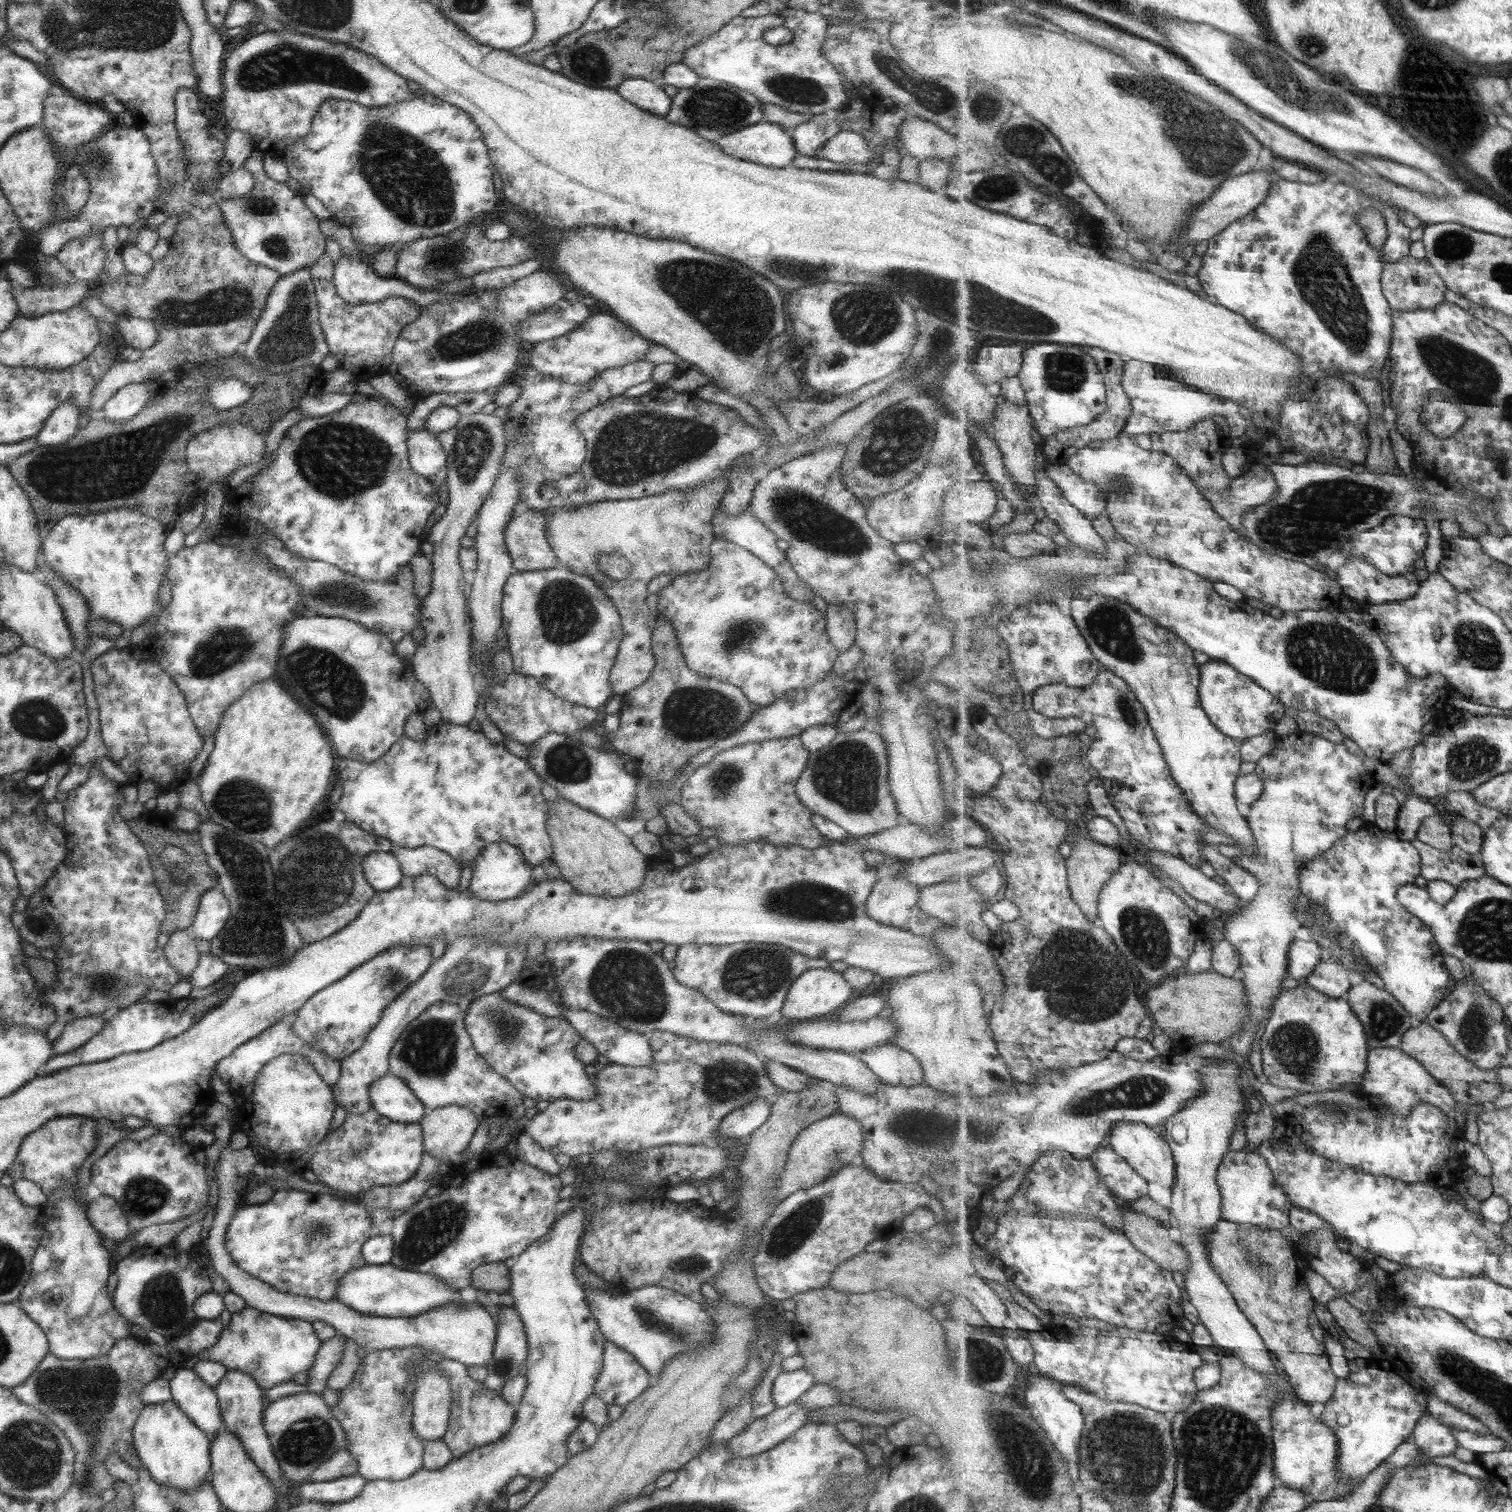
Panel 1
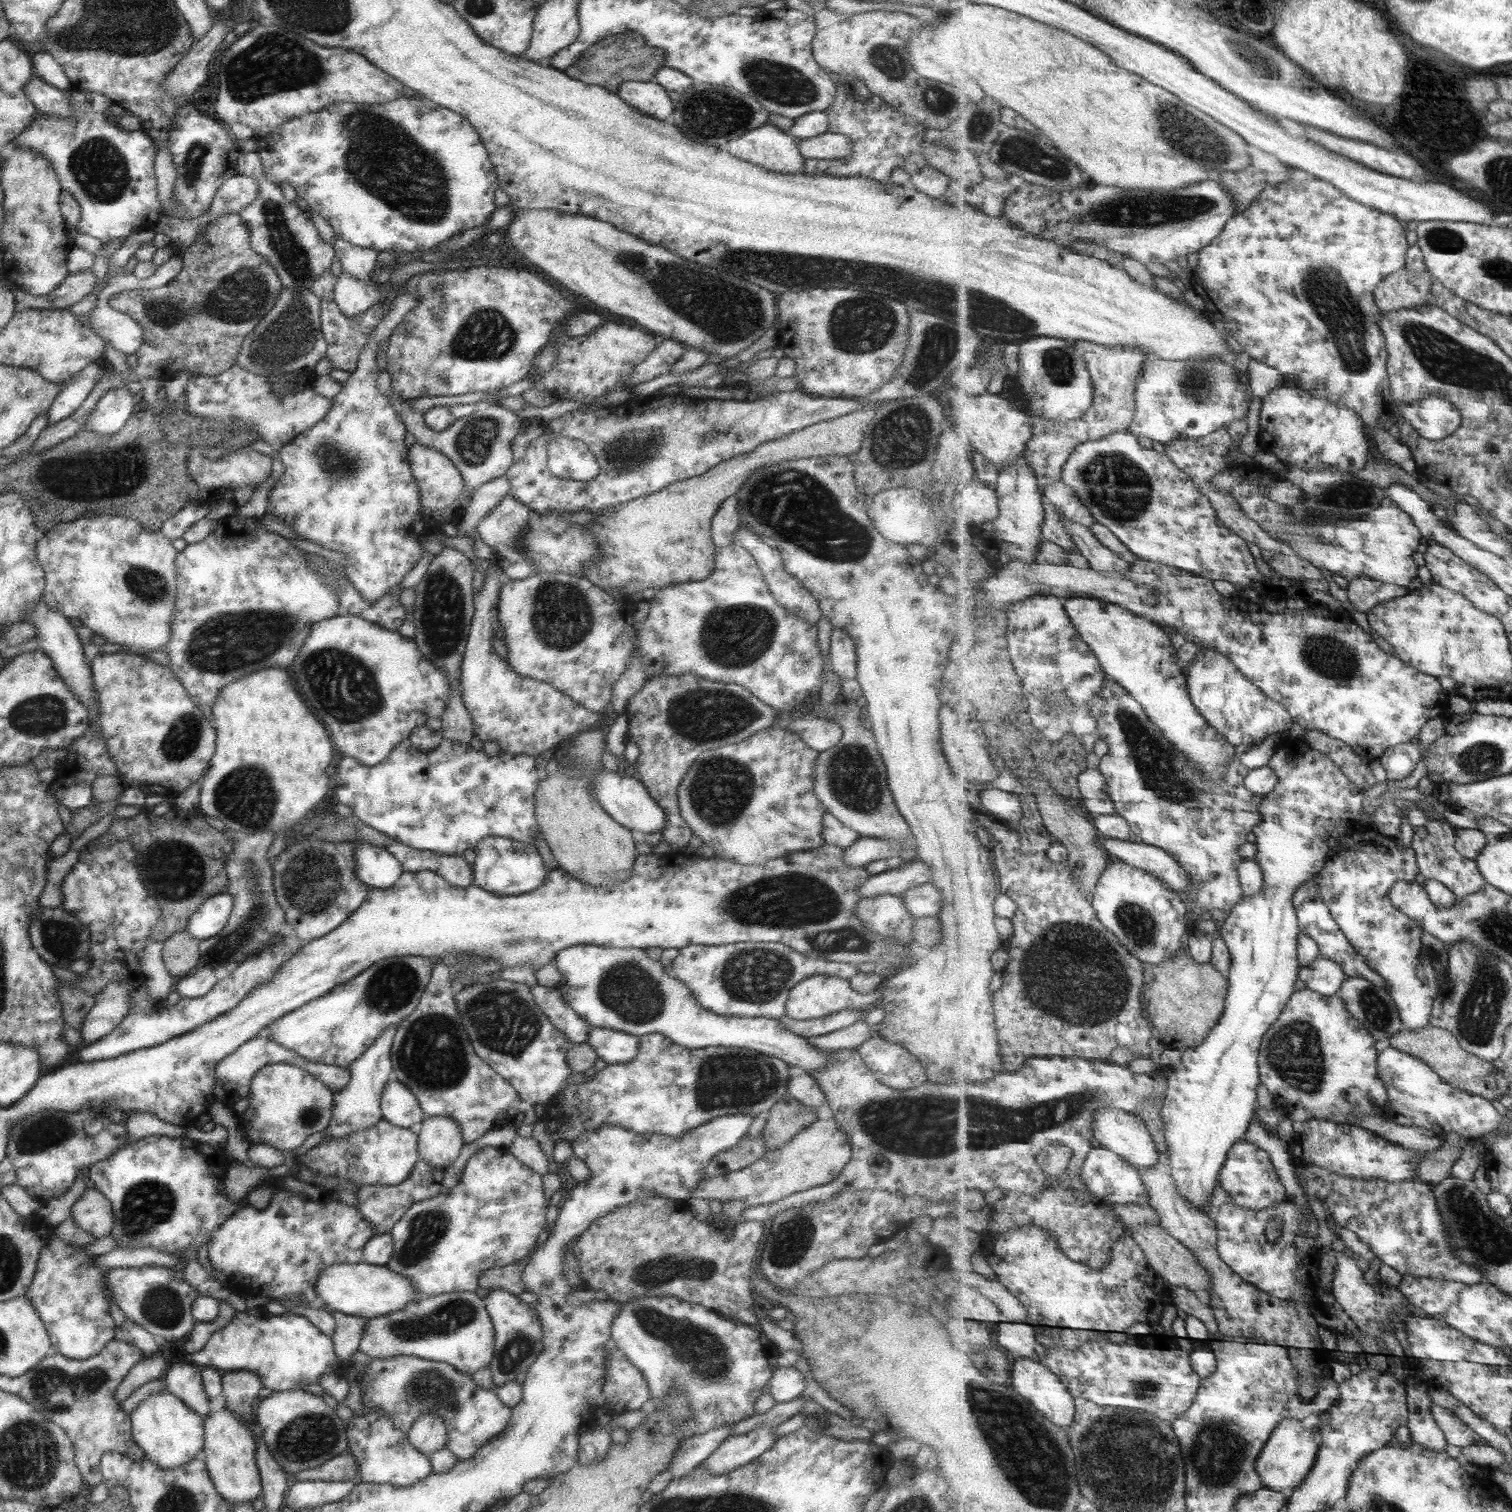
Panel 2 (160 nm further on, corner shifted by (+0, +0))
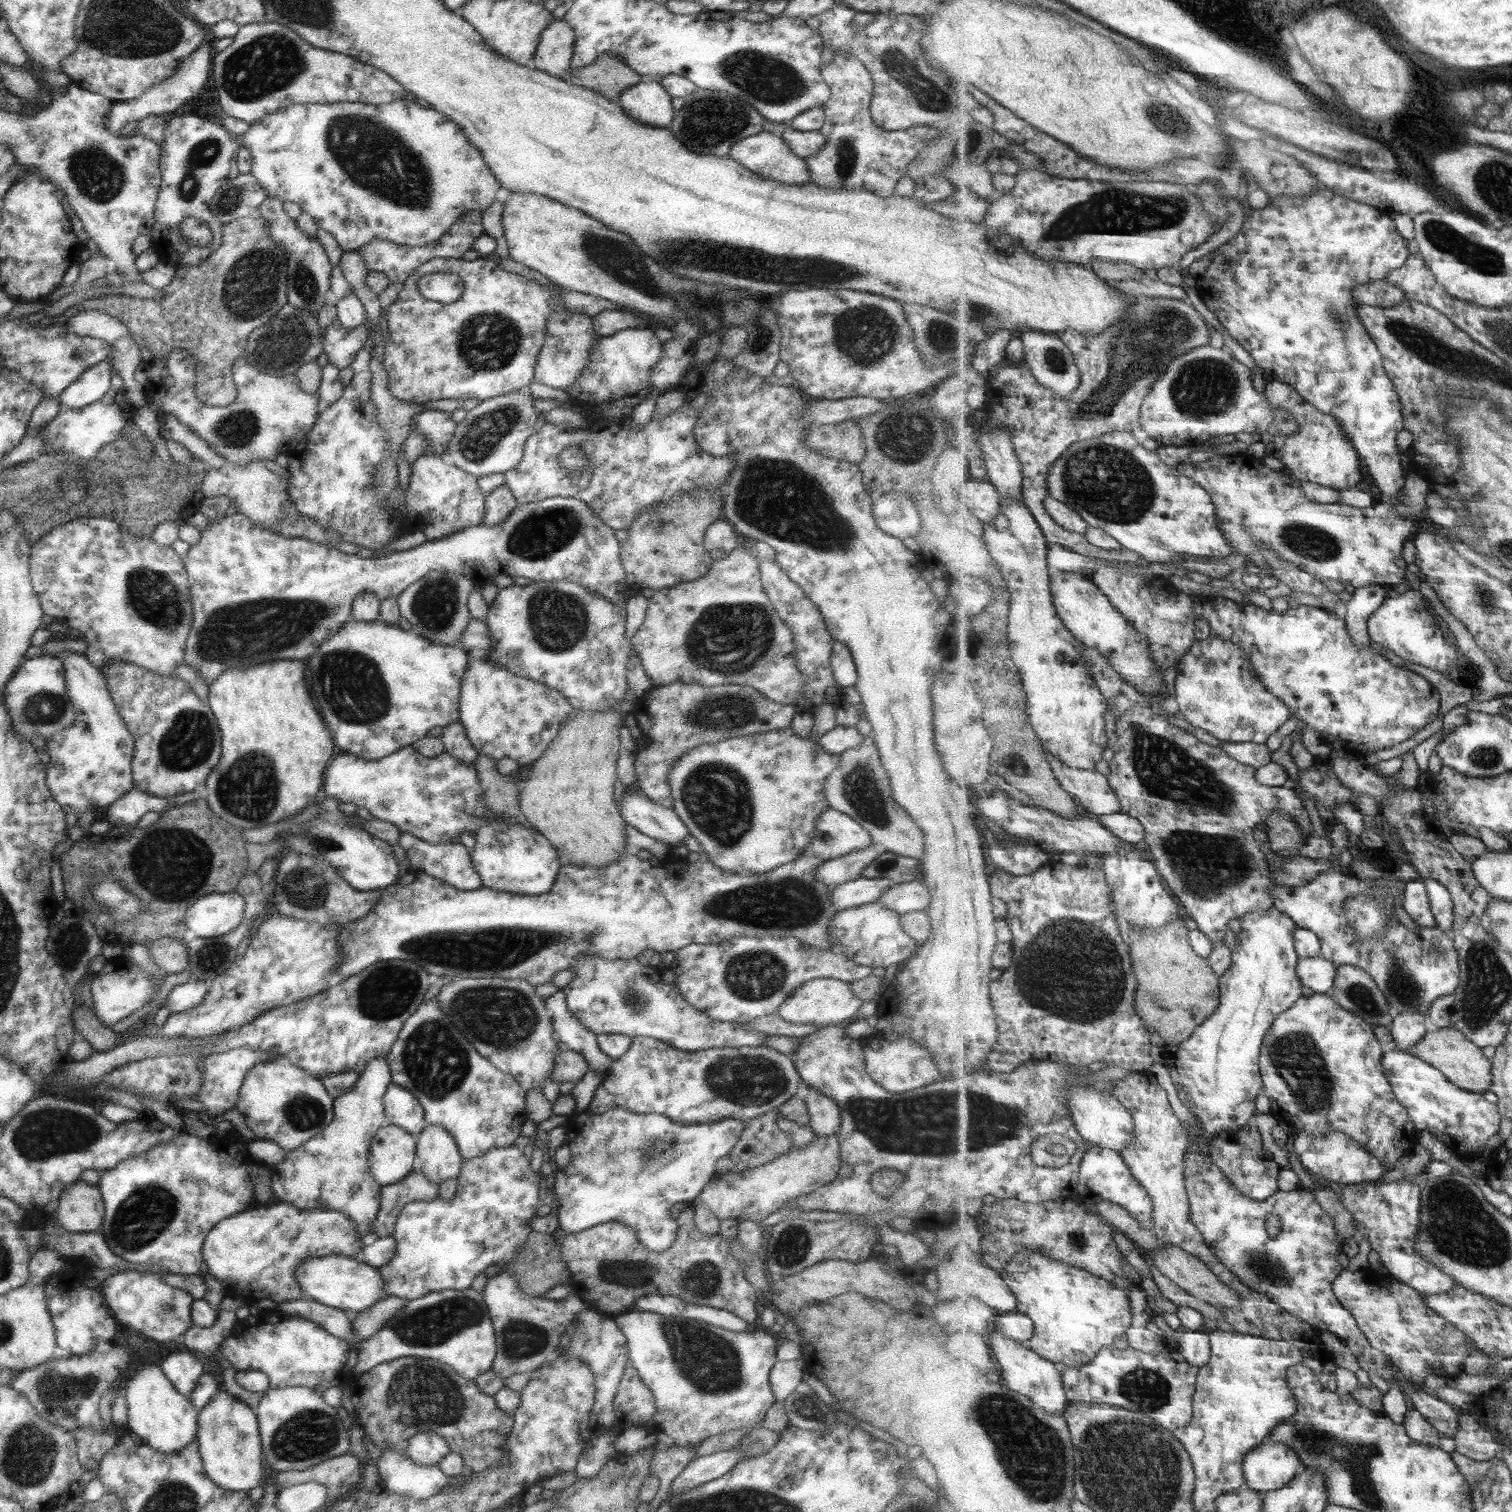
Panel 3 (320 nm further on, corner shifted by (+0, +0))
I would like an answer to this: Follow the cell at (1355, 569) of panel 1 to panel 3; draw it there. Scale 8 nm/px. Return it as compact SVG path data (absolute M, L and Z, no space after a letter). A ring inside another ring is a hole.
M1371 584L1354 590L1351 599L1345 603L1343 618L1350 628L1359 650L1367 649L1371 644L1368 632L1370 616L1388 600L1392 586Z

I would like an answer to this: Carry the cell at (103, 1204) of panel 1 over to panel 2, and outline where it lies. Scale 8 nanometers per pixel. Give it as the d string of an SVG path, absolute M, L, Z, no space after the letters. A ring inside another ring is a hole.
M85 1189L73 1203L70 1217L79 1230L85 1230L95 1239L109 1234L113 1217L109 1201L97 1190Z

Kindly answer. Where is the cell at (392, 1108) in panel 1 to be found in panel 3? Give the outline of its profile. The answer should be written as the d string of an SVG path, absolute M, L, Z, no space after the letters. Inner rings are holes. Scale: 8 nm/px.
M389 1085L382 1096L385 1124L416 1136L426 1126L419 1101L401 1086Z

